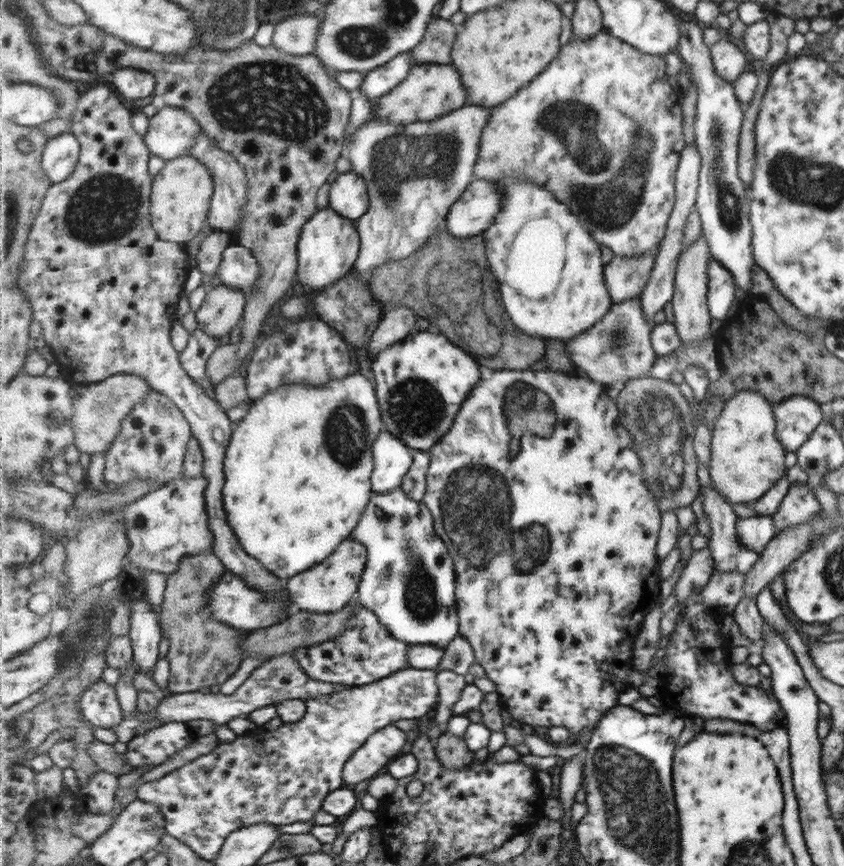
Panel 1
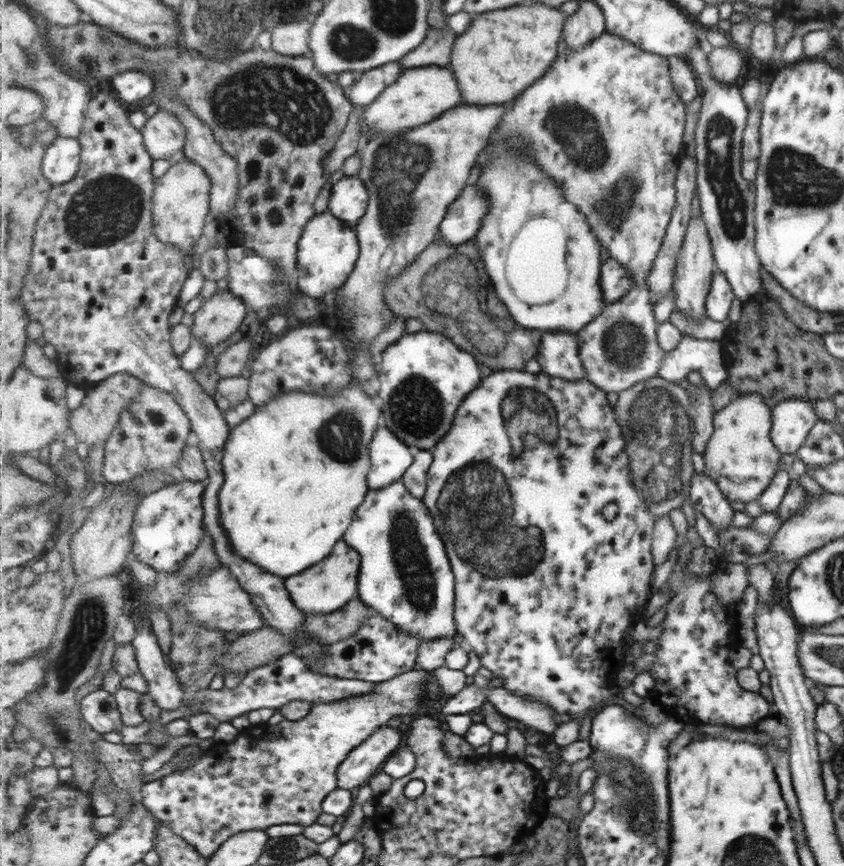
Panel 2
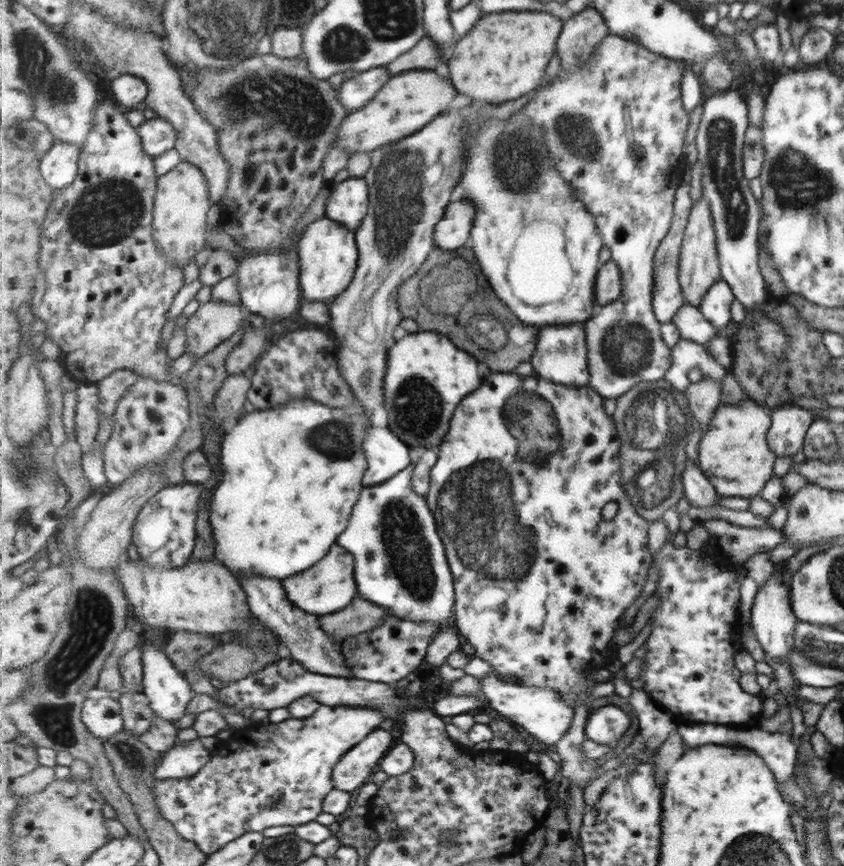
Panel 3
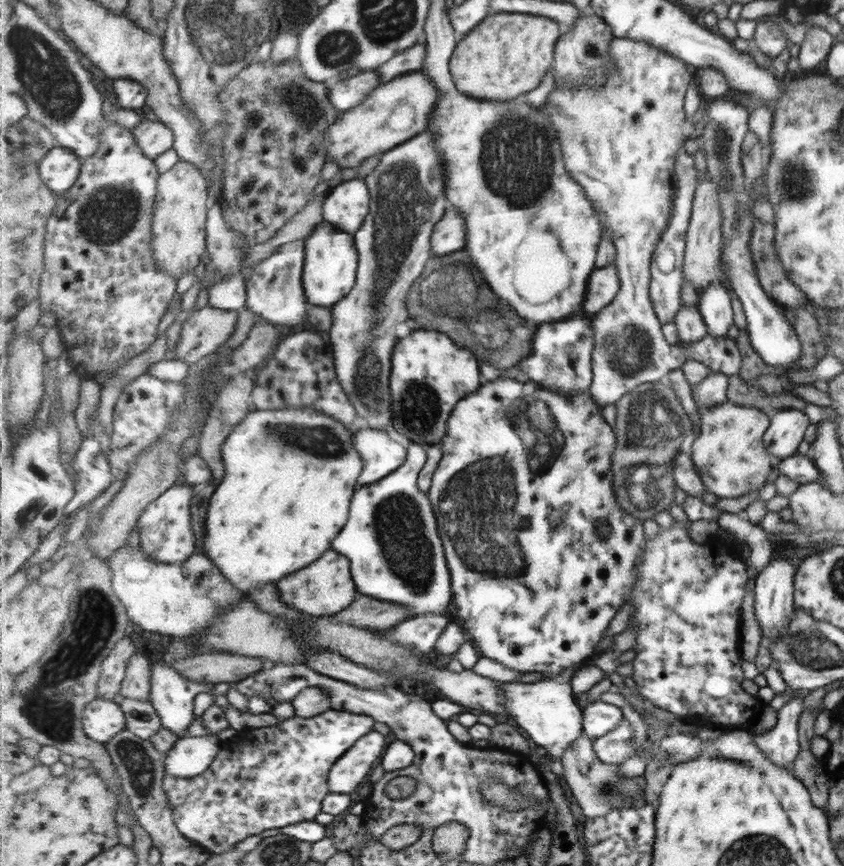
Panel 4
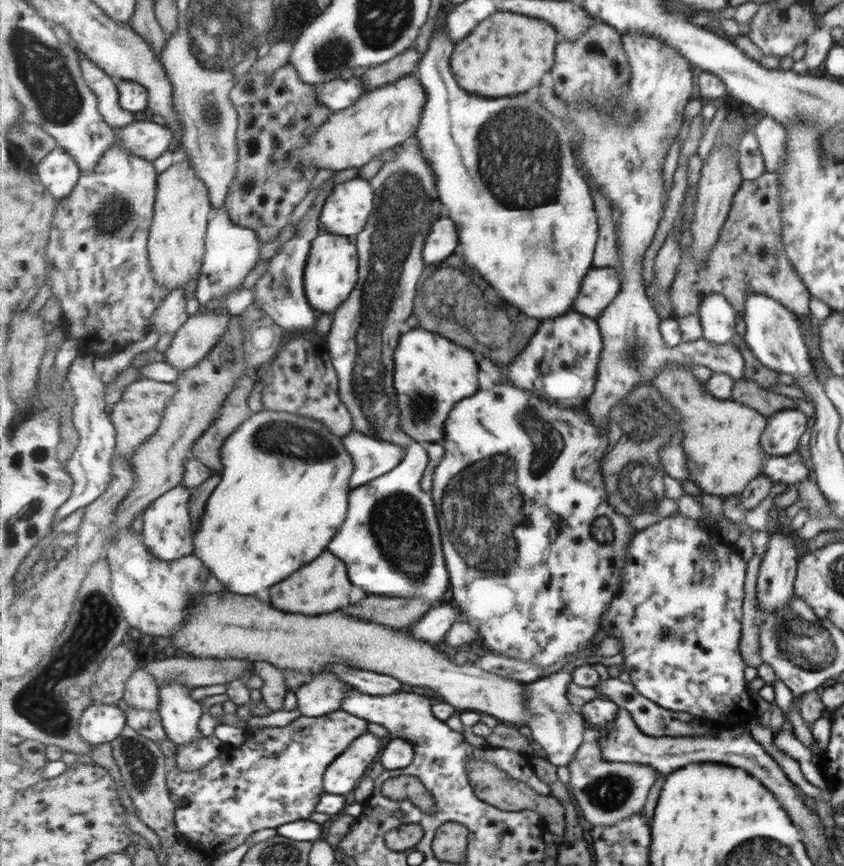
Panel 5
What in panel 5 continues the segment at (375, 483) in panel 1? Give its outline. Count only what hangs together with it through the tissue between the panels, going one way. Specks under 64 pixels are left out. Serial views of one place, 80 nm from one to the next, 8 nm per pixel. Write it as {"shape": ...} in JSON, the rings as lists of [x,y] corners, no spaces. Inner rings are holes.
{"shape":[[[354,430],[343,440],[355,462],[355,473],[351,482],[353,488],[363,486],[393,471],[405,456],[401,446],[367,436],[363,432]]]}

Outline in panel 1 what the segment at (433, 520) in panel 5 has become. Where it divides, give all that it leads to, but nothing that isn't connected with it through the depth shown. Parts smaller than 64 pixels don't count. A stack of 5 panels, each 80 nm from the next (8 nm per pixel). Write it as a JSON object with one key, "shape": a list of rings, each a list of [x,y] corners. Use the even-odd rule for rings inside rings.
{"shape":[[[401,486],[385,494],[374,493],[372,502],[367,504],[360,523],[357,525],[357,528],[351,532],[350,538],[355,538],[357,542],[361,542],[361,544],[368,548],[368,564],[364,570],[364,576],[362,576],[356,599],[359,600],[365,608],[371,609],[376,613],[376,615],[379,616],[380,623],[397,638],[397,640],[402,640],[411,645],[429,644],[436,645],[439,648],[447,648],[460,635],[460,616],[458,615],[459,610],[456,595],[456,568],[453,558],[451,558],[451,554],[449,554],[449,550],[447,550],[447,544],[445,544],[445,542],[437,536],[437,532],[435,532],[433,516],[431,516],[431,512],[429,512],[429,508],[427,508],[423,502],[413,500]]]}

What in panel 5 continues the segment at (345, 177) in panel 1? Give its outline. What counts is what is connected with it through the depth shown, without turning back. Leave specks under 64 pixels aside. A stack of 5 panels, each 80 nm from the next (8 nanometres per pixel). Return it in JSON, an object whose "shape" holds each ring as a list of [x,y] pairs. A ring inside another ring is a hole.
{"shape":[[[356,177],[339,183],[328,197],[320,216],[323,228],[352,239],[364,231],[376,203],[370,180]]]}

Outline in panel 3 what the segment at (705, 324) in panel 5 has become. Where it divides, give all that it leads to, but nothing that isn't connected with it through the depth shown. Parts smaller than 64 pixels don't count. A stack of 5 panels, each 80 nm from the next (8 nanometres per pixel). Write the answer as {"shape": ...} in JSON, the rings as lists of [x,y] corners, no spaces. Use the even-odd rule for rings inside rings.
{"shape":[[[721,278],[717,279],[708,292],[703,296],[698,311],[713,323],[718,329],[725,327],[731,321],[729,317],[729,304],[733,302],[734,296],[728,284]]]}

